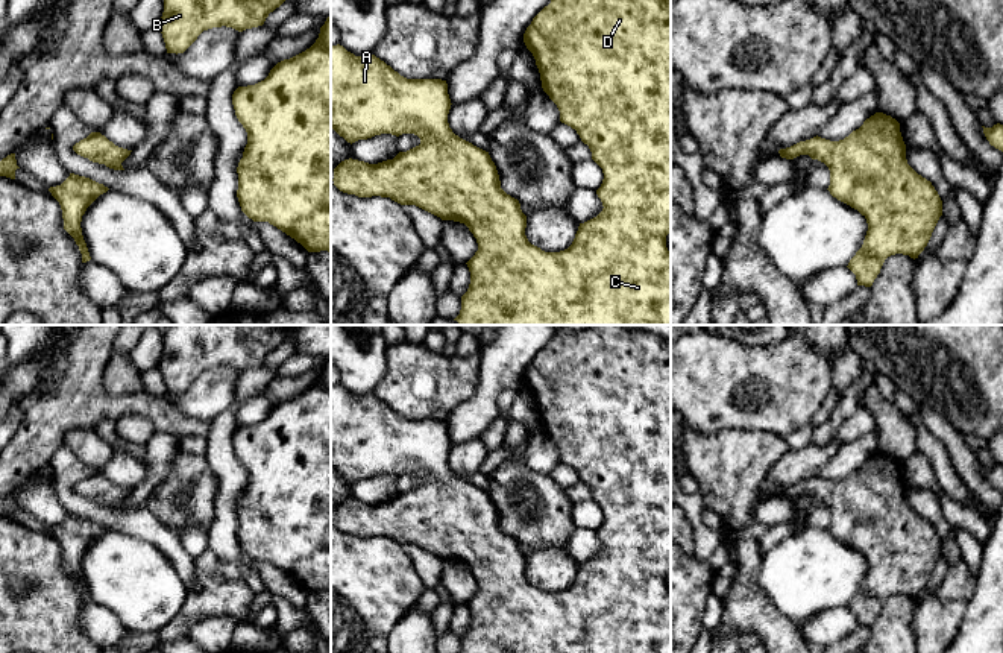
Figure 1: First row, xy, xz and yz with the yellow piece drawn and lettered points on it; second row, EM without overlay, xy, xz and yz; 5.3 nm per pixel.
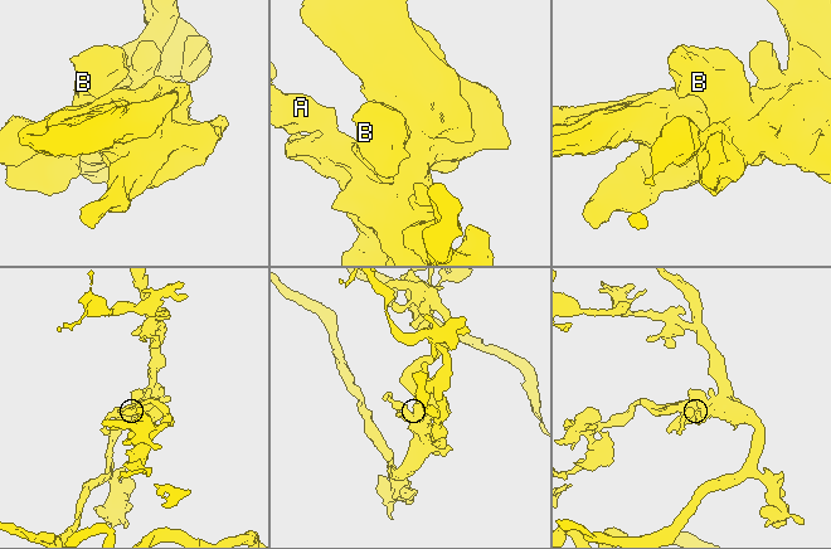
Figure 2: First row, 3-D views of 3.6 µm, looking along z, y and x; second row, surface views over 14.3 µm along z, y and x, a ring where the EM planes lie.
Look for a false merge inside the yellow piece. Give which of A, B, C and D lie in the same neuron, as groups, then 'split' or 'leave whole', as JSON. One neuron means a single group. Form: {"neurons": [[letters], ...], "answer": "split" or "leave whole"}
{"neurons": [["A", "B", "C", "D"]], "answer": "leave whole"}

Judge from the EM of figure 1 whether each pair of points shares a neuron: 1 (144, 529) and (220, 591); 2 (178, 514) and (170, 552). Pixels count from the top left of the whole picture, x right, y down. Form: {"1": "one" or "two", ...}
{"1": "two", "2": "two"}

